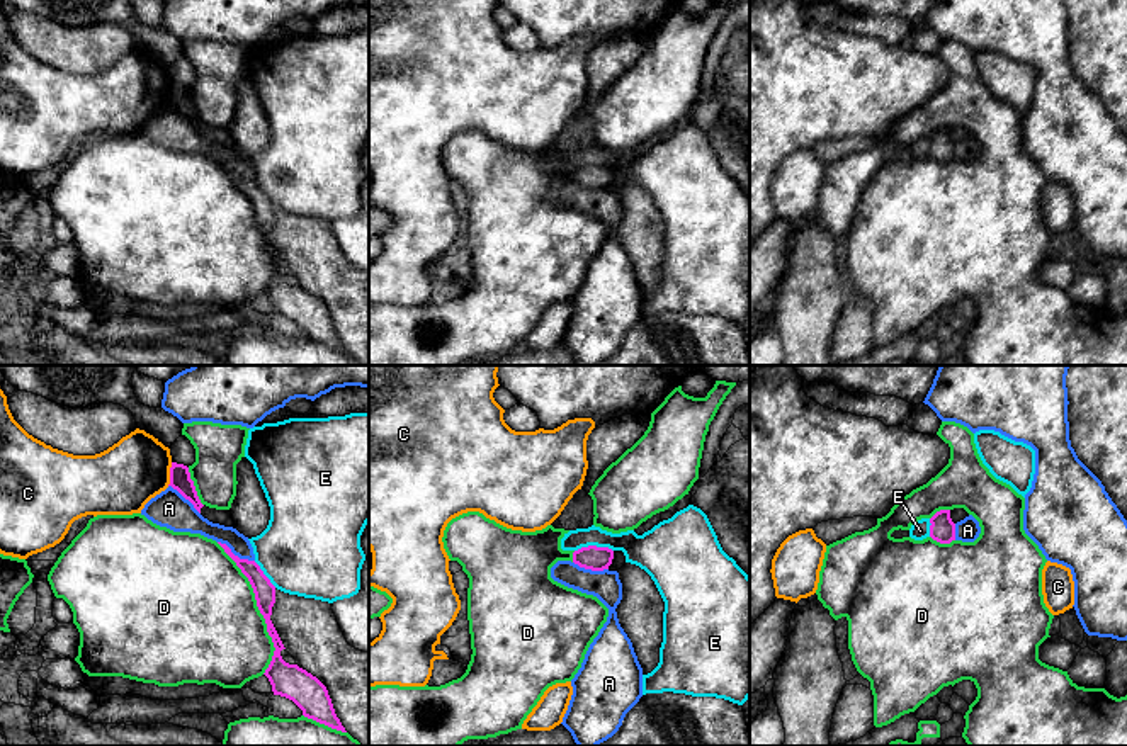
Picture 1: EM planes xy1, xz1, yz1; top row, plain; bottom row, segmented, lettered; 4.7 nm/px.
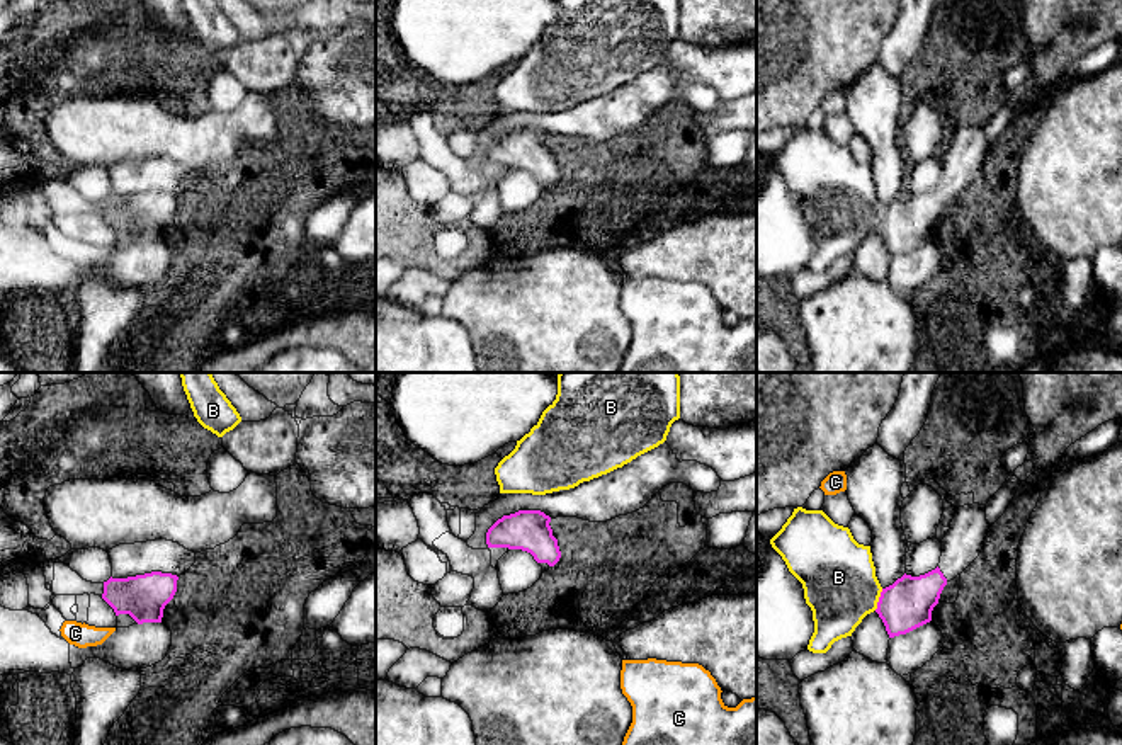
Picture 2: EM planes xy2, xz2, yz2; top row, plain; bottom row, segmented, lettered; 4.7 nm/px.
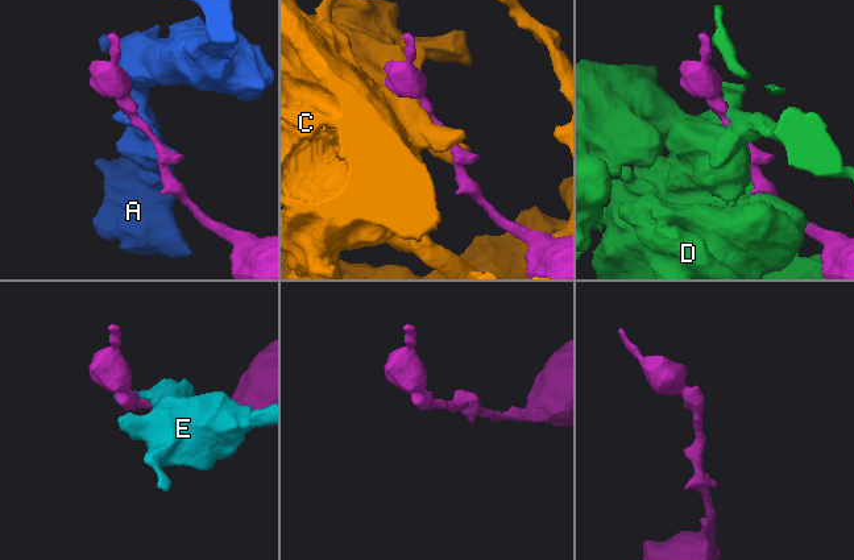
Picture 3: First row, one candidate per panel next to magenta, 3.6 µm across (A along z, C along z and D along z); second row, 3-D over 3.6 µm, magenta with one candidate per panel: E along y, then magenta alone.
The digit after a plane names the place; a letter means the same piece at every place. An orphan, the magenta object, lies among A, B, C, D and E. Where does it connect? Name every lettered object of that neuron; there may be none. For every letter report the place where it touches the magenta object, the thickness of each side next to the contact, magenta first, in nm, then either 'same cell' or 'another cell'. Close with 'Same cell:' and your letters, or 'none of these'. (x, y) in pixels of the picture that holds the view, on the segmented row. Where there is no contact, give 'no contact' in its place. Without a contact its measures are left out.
A: xy1 (237, 556) | 100/100 nm | another cell
B: yz2 (879, 599) | 240/360 nm | another cell
C: xy1 (170, 474) | 100/320 nm | another cell
D: xy1 (259, 609) | 100/500 nm | another cell
E: xz1 (594, 546) | 120/160 nm | another cell
Same cell: none of these

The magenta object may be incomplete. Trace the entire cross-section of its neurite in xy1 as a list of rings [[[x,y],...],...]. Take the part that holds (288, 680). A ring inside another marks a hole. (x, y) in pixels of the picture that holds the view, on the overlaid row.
[[[218,544],[248,578],[255,593],[257,607],[265,619],[267,632],[272,637],[275,651],[263,675],[269,678],[274,695],[292,700],[303,710],[304,717],[347,732],[335,714],[326,687],[316,676],[297,664],[286,663],[280,656],[280,651],[286,647],[270,620],[272,607],[275,603],[275,586],[255,561],[240,559],[226,544]]]

